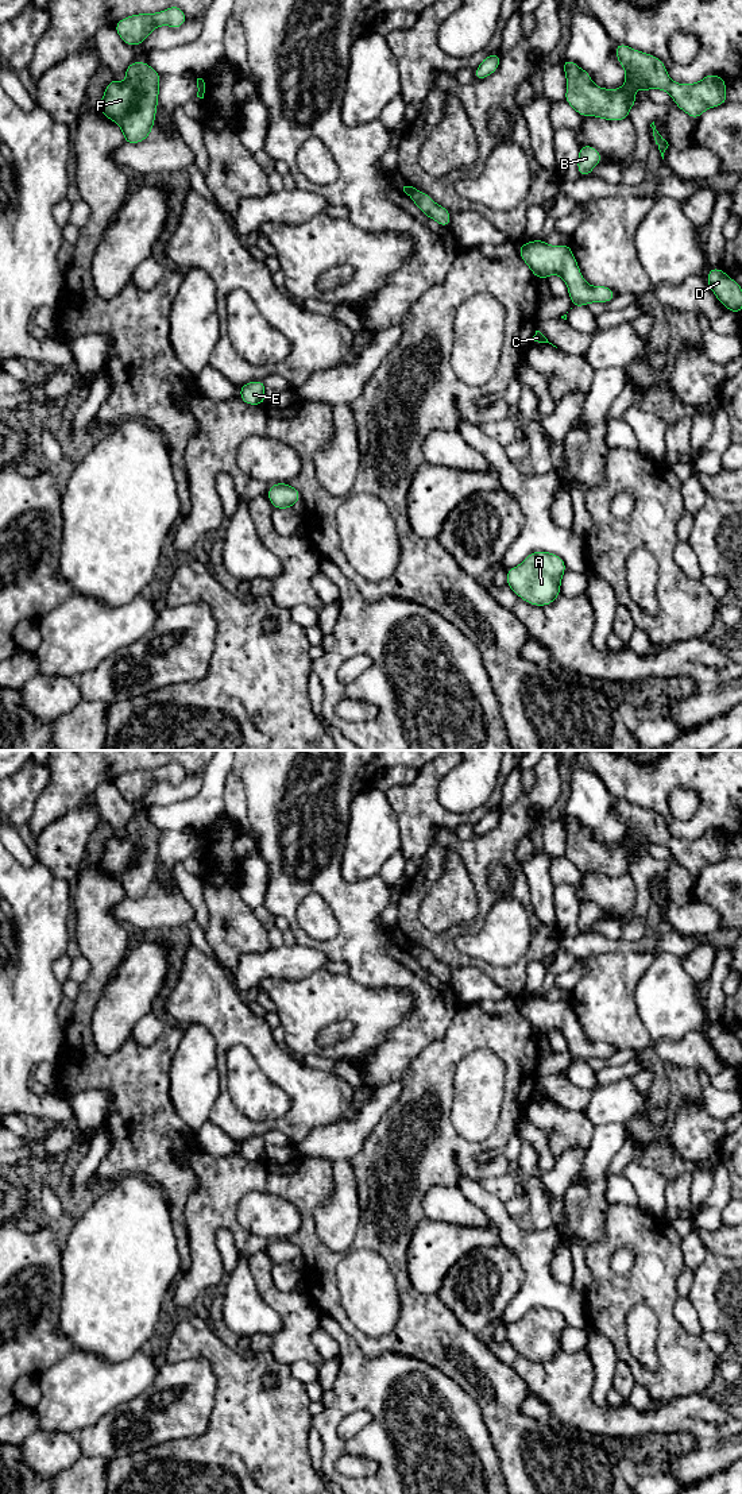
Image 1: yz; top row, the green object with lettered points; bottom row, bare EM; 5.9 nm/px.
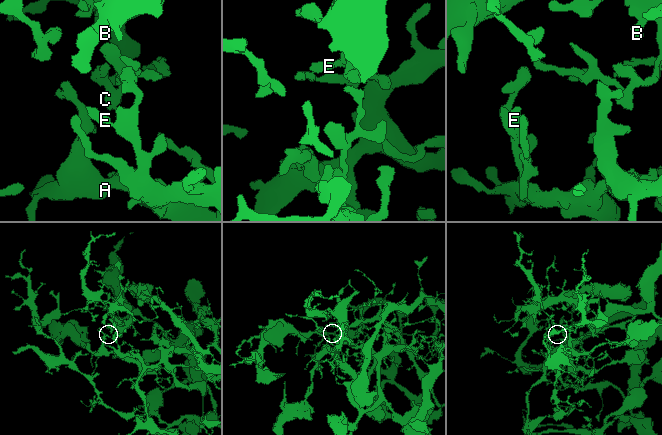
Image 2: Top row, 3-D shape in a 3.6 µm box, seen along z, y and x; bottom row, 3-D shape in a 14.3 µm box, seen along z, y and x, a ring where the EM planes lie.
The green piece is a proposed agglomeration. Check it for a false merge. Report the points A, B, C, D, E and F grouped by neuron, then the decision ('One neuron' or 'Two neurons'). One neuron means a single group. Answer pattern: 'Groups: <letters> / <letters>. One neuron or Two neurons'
Groups: A B C D E F. One neuron

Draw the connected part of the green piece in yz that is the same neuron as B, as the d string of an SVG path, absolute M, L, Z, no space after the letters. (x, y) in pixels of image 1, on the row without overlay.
M588 900L579 903L577 927L581 933L588 933L592 924L603 915L602 910Z

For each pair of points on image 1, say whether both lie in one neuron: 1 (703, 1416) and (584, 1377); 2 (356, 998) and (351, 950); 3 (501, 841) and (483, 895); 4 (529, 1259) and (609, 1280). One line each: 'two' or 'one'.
1: one
2: two
3: one
4: two

